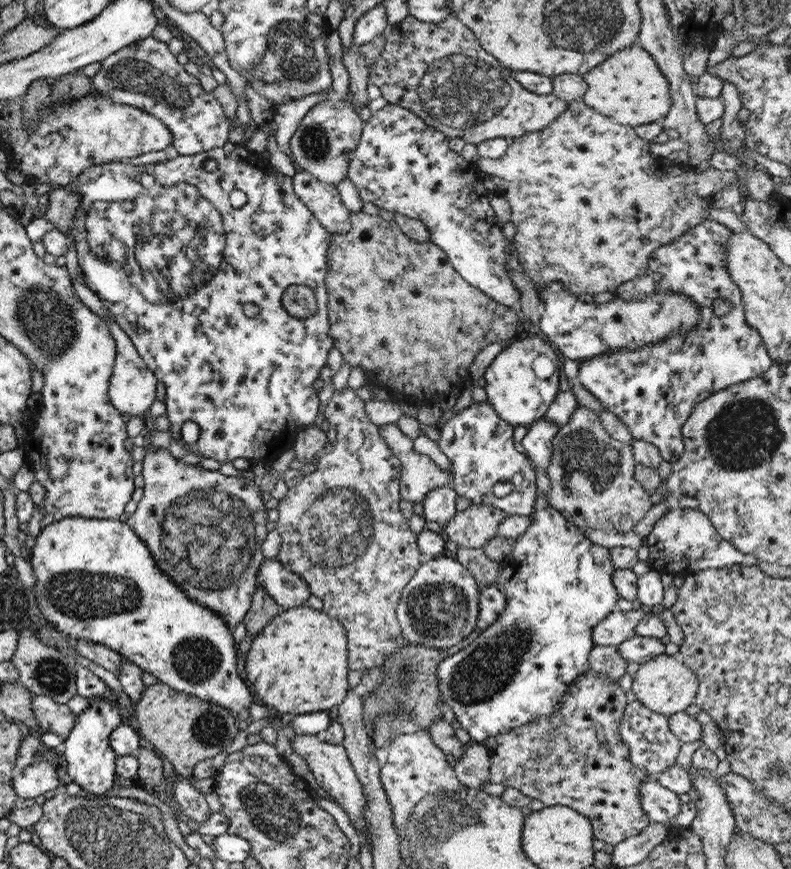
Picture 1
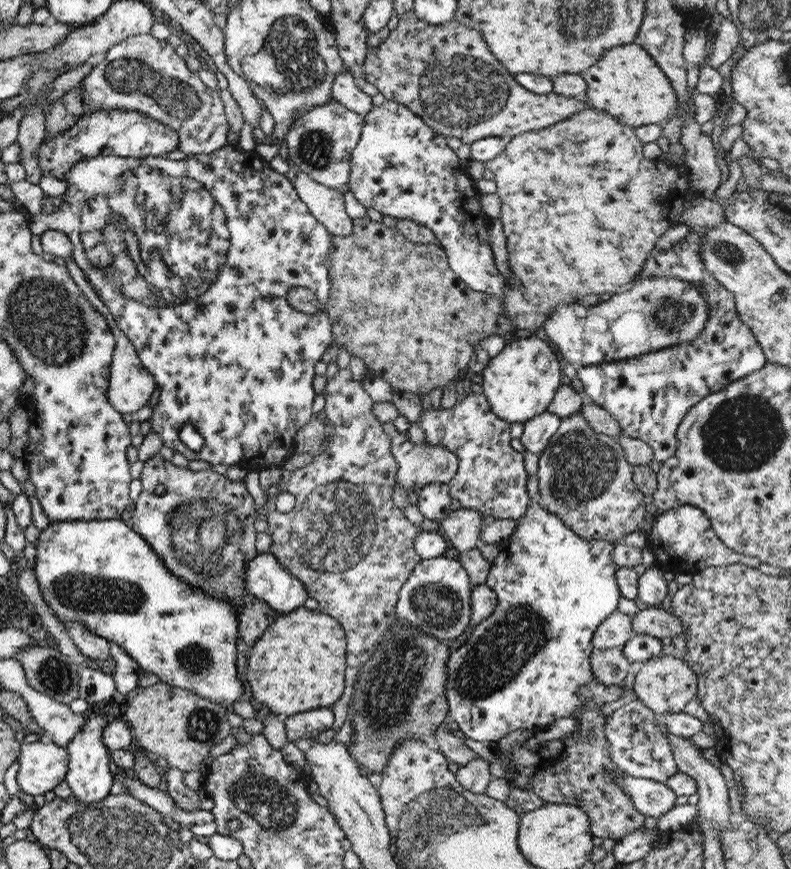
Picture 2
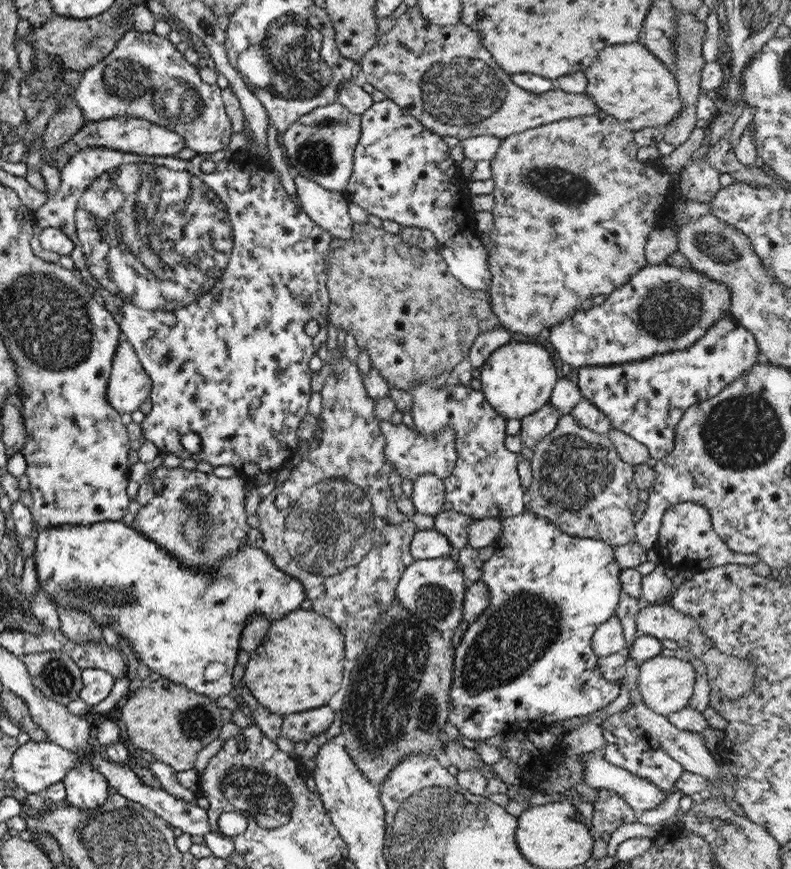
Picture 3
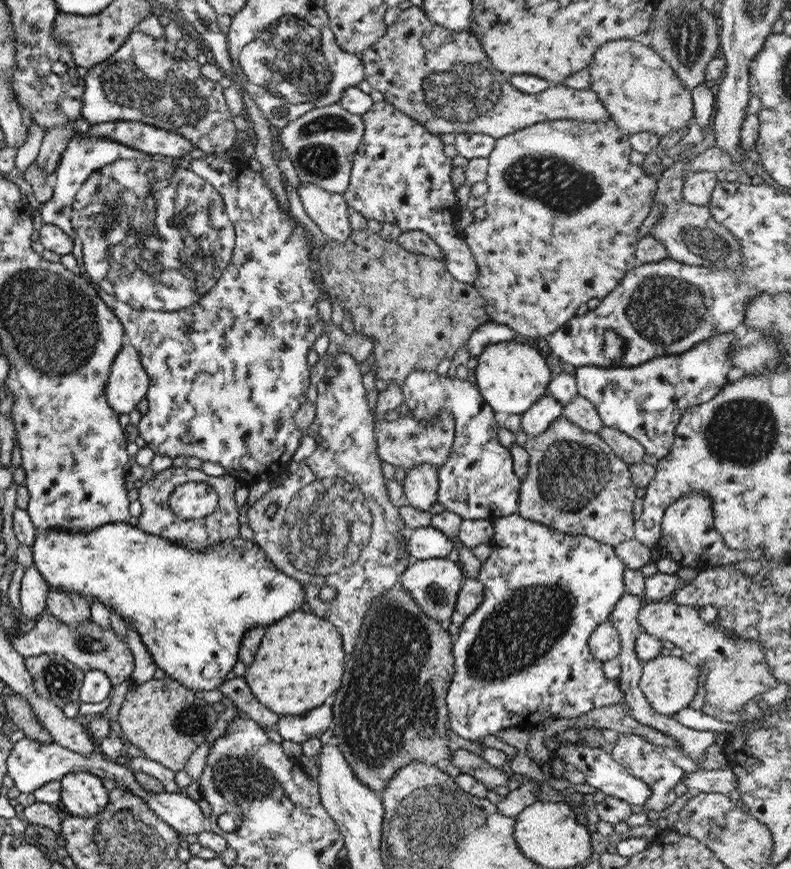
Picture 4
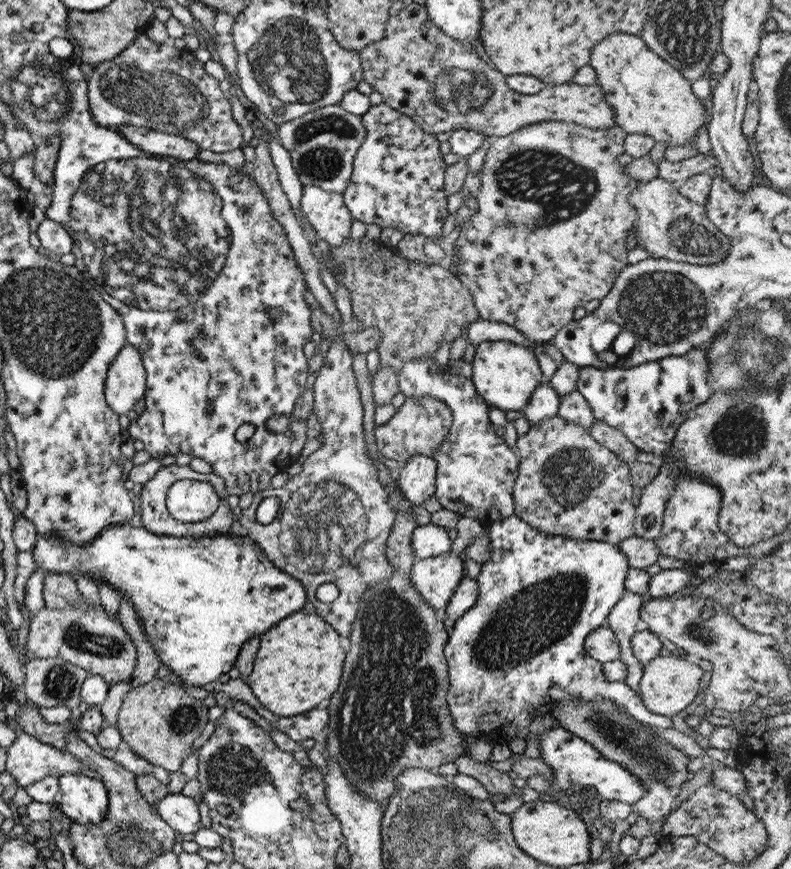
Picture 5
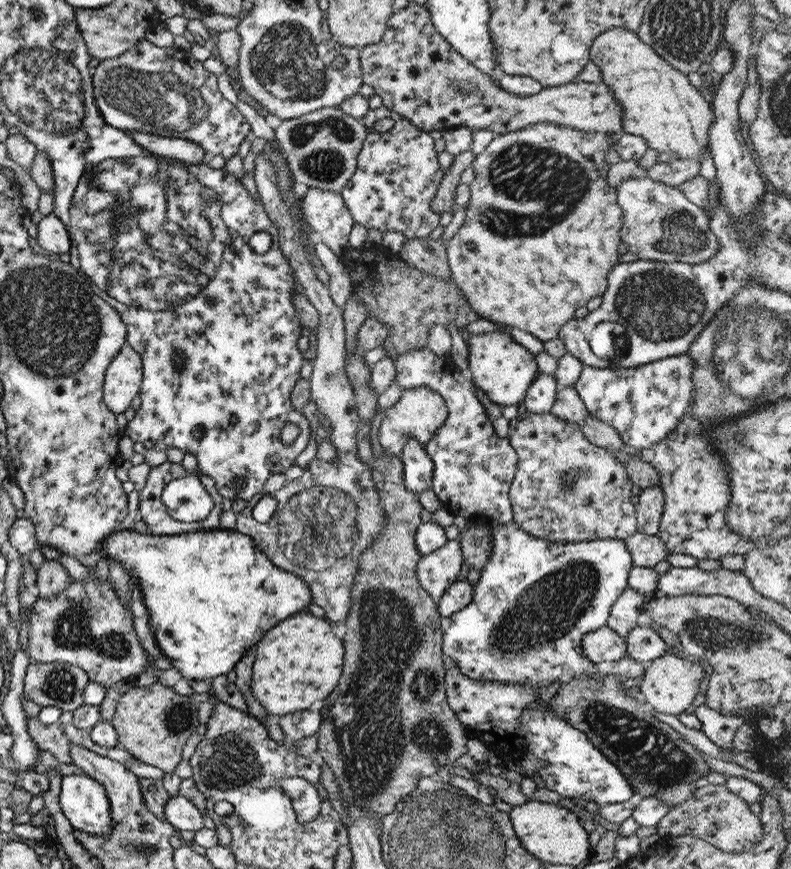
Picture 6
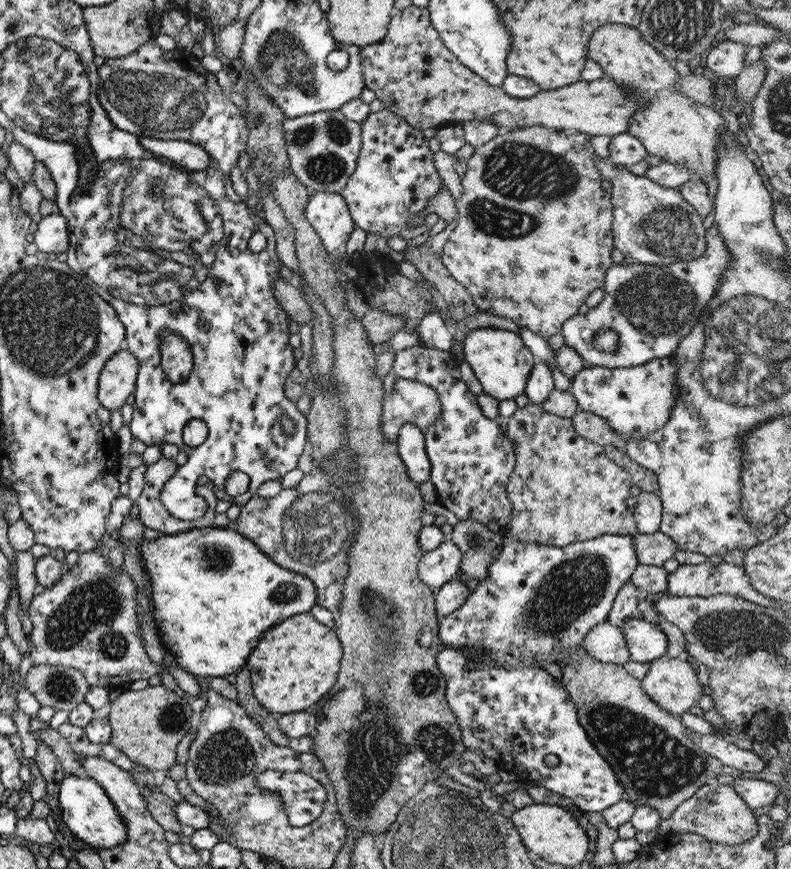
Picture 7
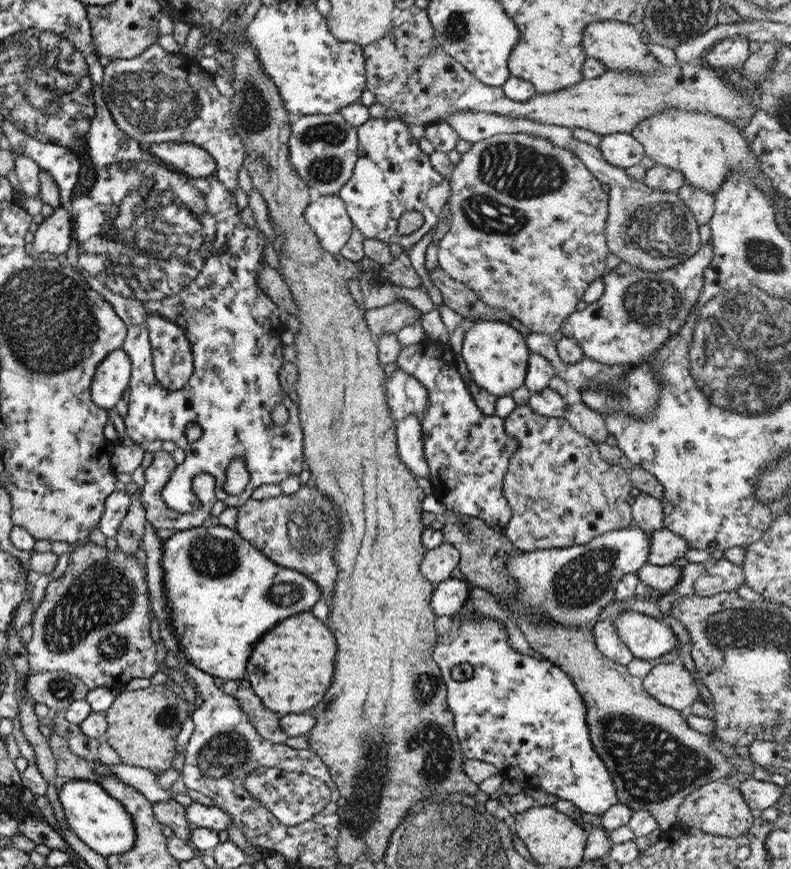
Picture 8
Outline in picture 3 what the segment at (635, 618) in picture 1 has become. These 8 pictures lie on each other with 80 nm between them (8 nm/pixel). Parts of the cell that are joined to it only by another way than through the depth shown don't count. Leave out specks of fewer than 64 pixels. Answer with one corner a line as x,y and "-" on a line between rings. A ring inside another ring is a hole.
611,615
605,622
599,623
590,638
590,645
596,657
623,650
625,639
619,619

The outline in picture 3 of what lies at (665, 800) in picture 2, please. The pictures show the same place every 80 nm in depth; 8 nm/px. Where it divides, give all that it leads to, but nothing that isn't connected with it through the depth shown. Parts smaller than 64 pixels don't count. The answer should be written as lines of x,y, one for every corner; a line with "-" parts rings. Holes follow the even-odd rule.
601,751
582,753
581,756
584,760
585,784
615,792
638,813
653,810
666,798
666,794
648,780
609,764

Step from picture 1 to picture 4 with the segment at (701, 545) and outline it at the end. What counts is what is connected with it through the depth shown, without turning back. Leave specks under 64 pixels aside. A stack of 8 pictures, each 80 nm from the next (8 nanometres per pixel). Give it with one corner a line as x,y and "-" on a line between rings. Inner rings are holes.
687,493
664,509
655,550
660,557
668,557
669,560
679,563
681,567
691,567
699,572
711,567
728,566
743,559
762,560
761,549
733,551
727,548
721,535
713,528
712,522
711,501
703,495

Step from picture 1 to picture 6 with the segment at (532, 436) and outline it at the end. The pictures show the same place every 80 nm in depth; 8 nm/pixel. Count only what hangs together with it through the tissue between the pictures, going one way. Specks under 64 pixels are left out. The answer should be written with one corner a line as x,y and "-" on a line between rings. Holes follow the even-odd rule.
536,372
536,377
527,387
527,392
522,400
527,413
535,415
549,413
552,404
555,402
557,388
552,375

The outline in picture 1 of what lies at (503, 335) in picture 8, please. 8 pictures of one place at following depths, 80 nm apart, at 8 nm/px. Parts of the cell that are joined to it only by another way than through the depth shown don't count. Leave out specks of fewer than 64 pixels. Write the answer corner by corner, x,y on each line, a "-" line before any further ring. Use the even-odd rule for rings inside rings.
525,337
514,341
503,349
484,371
486,400
495,415
514,428
527,427
545,415
548,406
559,392
558,373
560,369
557,351
547,341
538,337
-
545,356
553,364
553,373
548,378
537,378
533,372
533,360

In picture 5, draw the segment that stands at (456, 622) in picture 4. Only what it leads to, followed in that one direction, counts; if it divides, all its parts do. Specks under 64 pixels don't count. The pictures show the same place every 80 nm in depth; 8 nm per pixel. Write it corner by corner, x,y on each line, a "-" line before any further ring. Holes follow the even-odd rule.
463,577
452,592
447,606
439,614
442,623
447,631
455,624
459,616
468,611
472,604
475,604
478,595
478,584
475,579

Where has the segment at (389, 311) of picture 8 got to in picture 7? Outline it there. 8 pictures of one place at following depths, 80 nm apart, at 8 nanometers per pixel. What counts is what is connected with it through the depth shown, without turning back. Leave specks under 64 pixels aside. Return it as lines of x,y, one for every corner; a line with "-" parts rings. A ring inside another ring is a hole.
372,308
361,317
360,323
366,334
366,341
372,346
389,340
403,326
402,316

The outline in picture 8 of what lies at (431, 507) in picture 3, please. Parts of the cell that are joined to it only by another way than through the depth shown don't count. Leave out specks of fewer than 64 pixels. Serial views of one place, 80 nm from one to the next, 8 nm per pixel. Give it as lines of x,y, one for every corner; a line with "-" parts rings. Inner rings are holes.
414,415
402,417
395,428
395,444
399,461
405,465
413,477
427,477
428,466
422,452
420,422

